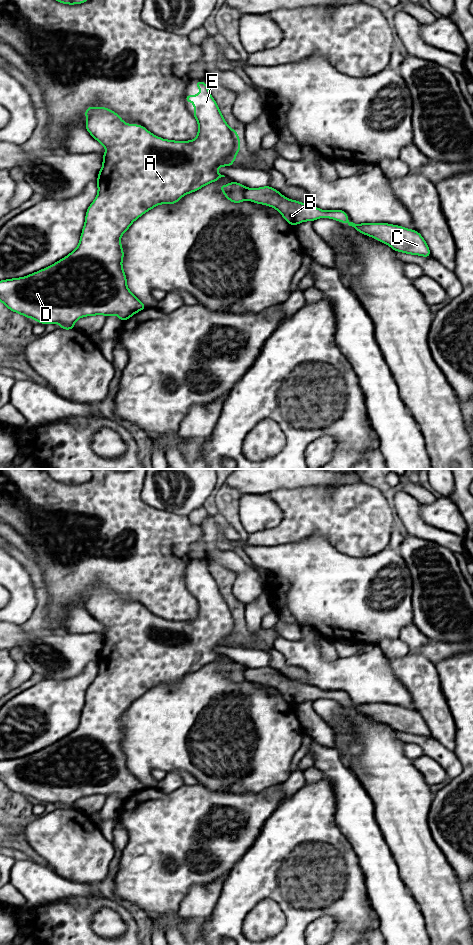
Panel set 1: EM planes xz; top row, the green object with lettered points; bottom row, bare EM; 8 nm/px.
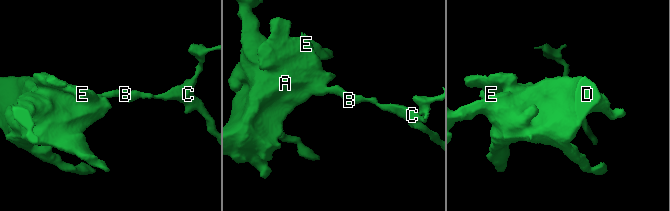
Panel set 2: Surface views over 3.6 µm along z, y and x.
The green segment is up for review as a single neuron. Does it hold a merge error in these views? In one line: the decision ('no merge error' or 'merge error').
merge error

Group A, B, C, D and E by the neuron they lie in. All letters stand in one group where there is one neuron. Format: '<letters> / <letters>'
A D E / B C

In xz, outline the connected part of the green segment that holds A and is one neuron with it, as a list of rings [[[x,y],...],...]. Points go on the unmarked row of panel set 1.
[[[200,560],[196,561],[196,568],[201,568],[201,572],[198,575],[185,575],[186,582],[192,582],[194,584],[194,594],[193,596],[198,602],[198,615],[194,620],[189,620],[185,622],[179,622],[174,620],[166,620],[162,619],[152,613],[150,613],[144,606],[133,604],[130,605],[125,603],[120,596],[113,592],[112,590],[106,587],[88,587],[85,590],[86,595],[86,607],[85,609],[91,614],[91,616],[96,619],[101,625],[106,628],[105,634],[102,636],[103,645],[101,650],[99,651],[97,658],[97,666],[98,673],[95,677],[94,681],[88,687],[86,691],[85,704],[80,716],[80,721],[77,728],[68,734],[66,737],[61,740],[55,742],[53,745],[47,746],[45,749],[39,750],[35,753],[29,754],[26,757],[7,759],[0,761],[0,781],[11,791],[14,791],[18,794],[21,794],[27,798],[33,798],[35,801],[42,804],[57,804],[61,805],[60,809],[70,810],[74,809],[75,802],[81,798],[86,796],[96,796],[96,795],[104,795],[106,797],[110,795],[117,795],[119,799],[123,802],[128,800],[135,793],[147,788],[144,783],[142,783],[127,767],[126,755],[124,753],[122,747],[122,740],[124,738],[124,732],[122,729],[122,724],[120,722],[121,716],[126,712],[127,709],[130,708],[131,704],[141,697],[144,693],[148,692],[150,689],[156,687],[160,684],[174,684],[180,679],[189,673],[195,672],[202,668],[203,666],[210,664],[211,662],[219,660],[221,657],[225,657],[224,655],[219,654],[216,649],[218,647],[224,646],[232,646],[233,642],[236,639],[236,635],[240,631],[240,618],[236,612],[236,610],[229,607],[229,605],[225,602],[225,599],[220,592],[220,589],[211,576],[208,565],[205,562],[201,562]]]

